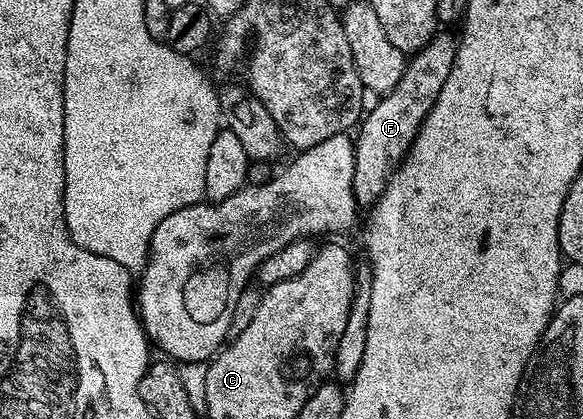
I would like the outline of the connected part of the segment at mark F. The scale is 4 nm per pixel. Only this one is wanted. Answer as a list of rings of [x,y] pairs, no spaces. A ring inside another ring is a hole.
[[[438,31],[417,53],[407,58],[402,79],[392,88],[392,92],[383,94],[372,110],[369,108],[359,122],[360,134],[355,134],[356,162],[352,190],[356,196],[357,206],[372,207],[379,201],[392,178],[397,165],[404,160],[408,149],[414,143],[430,107],[442,92],[446,78],[450,76],[450,67],[454,67],[458,37],[452,31]]]

